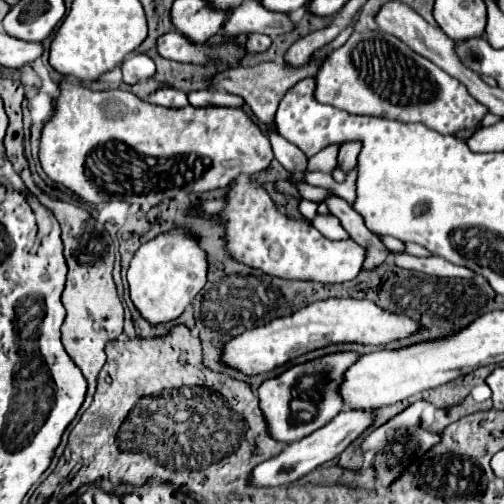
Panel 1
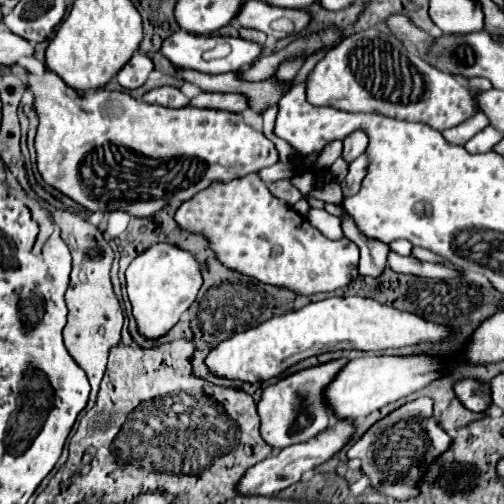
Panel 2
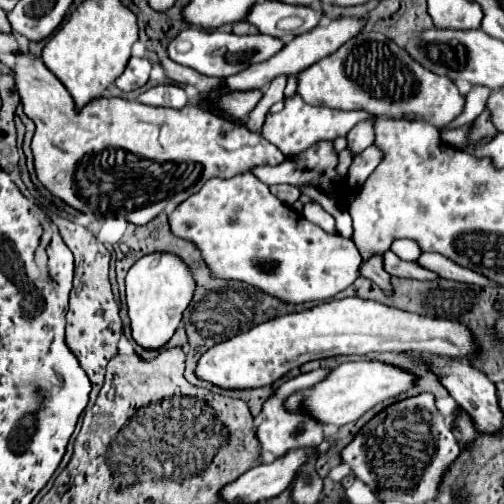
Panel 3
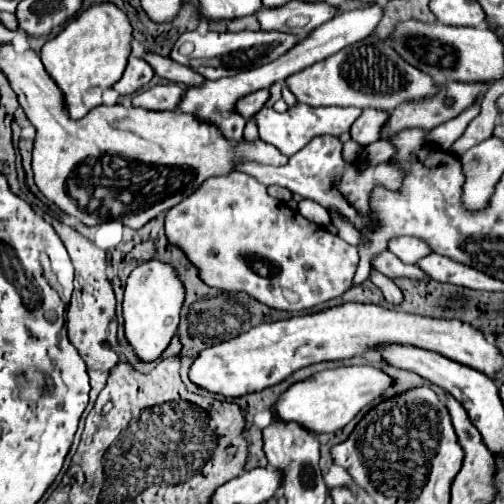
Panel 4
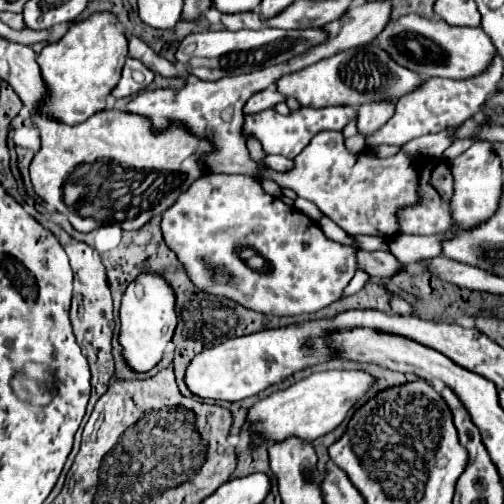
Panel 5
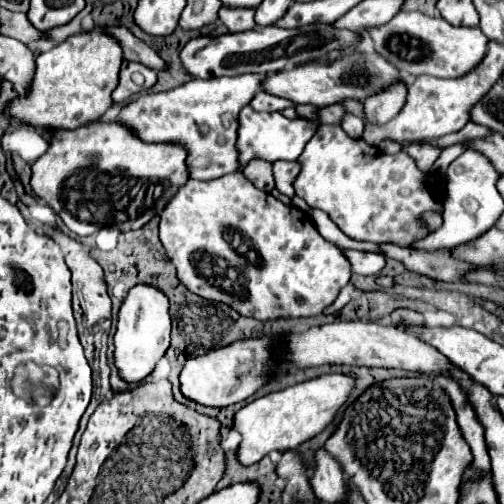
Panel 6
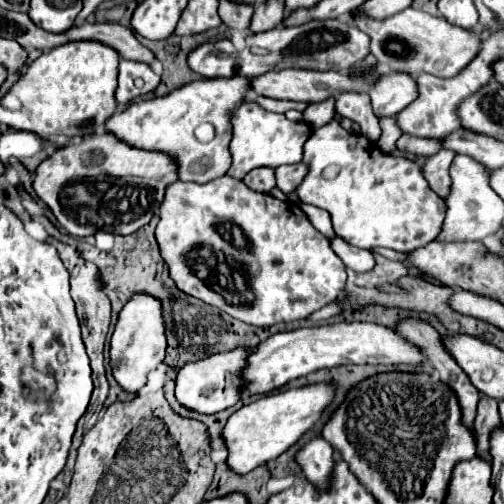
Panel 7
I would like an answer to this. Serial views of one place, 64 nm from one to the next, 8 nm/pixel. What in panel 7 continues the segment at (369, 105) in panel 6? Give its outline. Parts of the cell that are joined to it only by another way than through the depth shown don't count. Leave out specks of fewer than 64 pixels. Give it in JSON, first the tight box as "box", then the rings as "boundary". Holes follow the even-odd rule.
{"box":[368,72,416,116],"boundary":[[[402,72],[380,74],[368,90],[368,96],[376,116],[396,116],[416,98],[416,80]]]}

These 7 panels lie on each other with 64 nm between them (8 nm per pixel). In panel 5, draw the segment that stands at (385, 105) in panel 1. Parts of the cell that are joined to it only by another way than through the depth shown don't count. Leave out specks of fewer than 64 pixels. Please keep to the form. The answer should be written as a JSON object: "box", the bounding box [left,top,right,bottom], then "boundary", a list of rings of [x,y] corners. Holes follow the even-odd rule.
{"box":[276,44,422,108],"boundary":[[[362,44],[358,48],[350,48],[334,54],[332,58],[320,60],[308,68],[292,72],[276,80],[276,90],[284,96],[296,98],[302,106],[324,108],[336,104],[364,104],[374,100],[398,100],[400,96],[412,92],[420,86],[422,78],[408,68],[398,66],[382,48],[376,44]]]}

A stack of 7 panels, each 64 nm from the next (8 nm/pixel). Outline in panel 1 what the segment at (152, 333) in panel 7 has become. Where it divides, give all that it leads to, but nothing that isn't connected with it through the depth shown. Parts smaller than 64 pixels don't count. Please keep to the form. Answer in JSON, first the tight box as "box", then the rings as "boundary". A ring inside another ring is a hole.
{"box":[128,230,208,326],"boundary":[[[170,230],[166,234],[156,236],[154,240],[146,242],[140,246],[140,250],[134,254],[130,268],[128,268],[128,286],[130,286],[130,298],[136,306],[136,310],[140,312],[140,316],[144,320],[148,320],[152,326],[156,324],[164,324],[170,320],[176,320],[186,306],[196,298],[196,294],[204,288],[206,284],[206,270],[208,270],[208,262],[206,262],[206,252],[202,248],[198,248],[198,240],[188,232],[188,230]]]}

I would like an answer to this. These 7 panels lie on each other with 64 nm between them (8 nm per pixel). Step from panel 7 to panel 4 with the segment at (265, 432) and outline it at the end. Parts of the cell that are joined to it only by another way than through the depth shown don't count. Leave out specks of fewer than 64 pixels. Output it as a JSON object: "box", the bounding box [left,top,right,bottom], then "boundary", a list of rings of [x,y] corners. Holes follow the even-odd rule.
{"box":[272,366,390,434],"boundary":[[[342,366],[334,370],[322,370],[310,378],[296,382],[272,404],[272,412],[282,422],[296,422],[312,434],[336,432],[346,426],[368,402],[382,394],[390,386],[390,378],[372,366]]]}

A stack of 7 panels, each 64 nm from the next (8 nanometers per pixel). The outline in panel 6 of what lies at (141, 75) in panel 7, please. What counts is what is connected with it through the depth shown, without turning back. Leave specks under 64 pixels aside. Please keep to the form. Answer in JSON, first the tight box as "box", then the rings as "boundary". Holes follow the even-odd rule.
{"box":[112,60,158,102],"boundary":[[[124,60],[122,68],[120,68],[120,84],[112,92],[112,100],[114,102],[124,102],[134,94],[152,88],[156,84],[156,80],[158,80],[158,76],[156,76],[154,70],[146,68],[144,64]]]}

